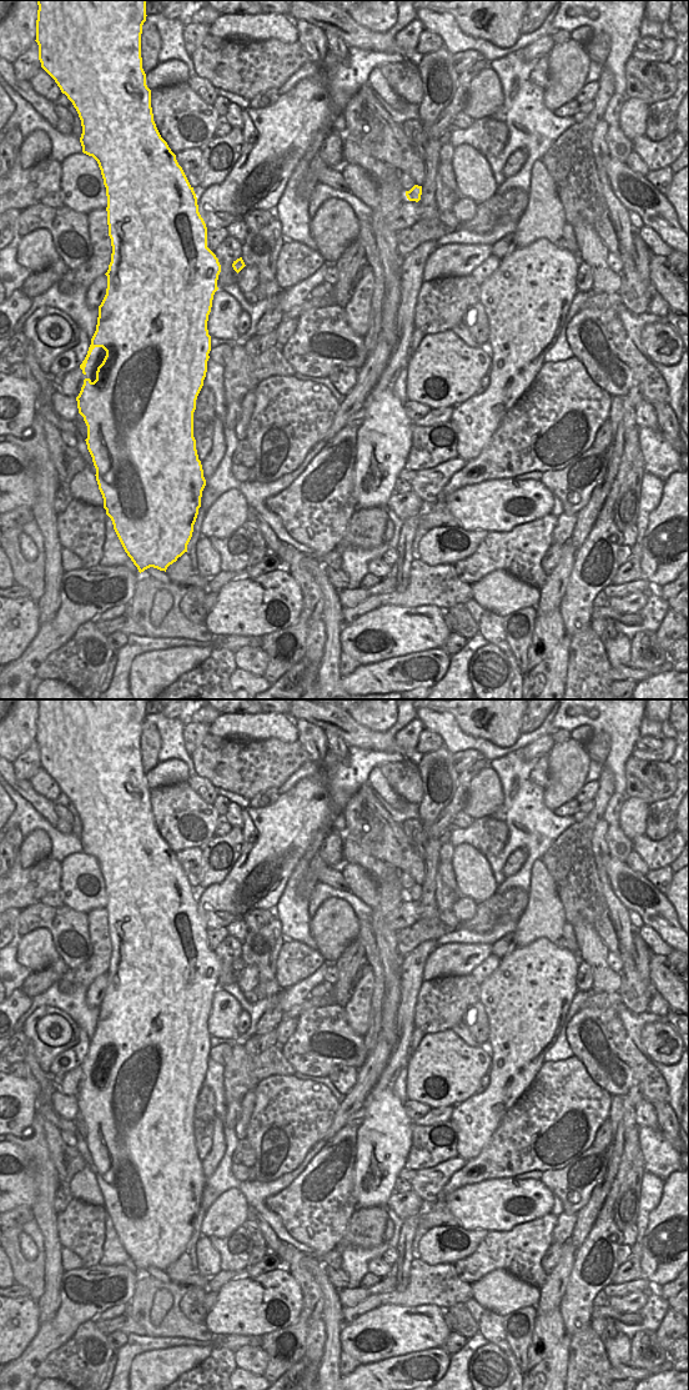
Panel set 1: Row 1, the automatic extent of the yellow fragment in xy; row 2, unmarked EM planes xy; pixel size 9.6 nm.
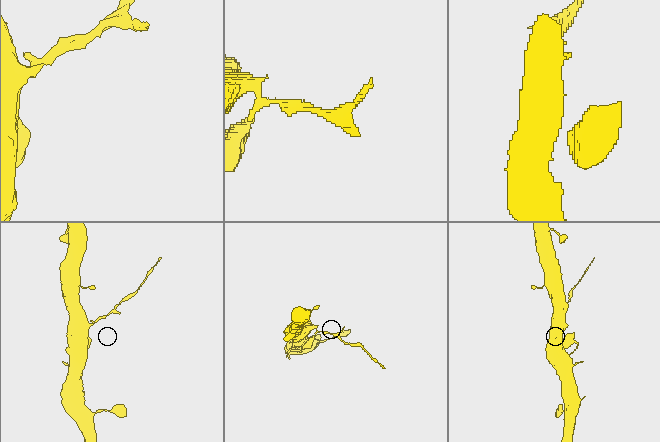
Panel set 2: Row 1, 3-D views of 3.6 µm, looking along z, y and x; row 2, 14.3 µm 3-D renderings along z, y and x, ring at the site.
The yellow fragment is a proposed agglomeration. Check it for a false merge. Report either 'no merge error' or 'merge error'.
merge error

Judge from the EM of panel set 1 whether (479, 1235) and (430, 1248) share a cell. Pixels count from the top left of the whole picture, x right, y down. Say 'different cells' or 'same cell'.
same cell

